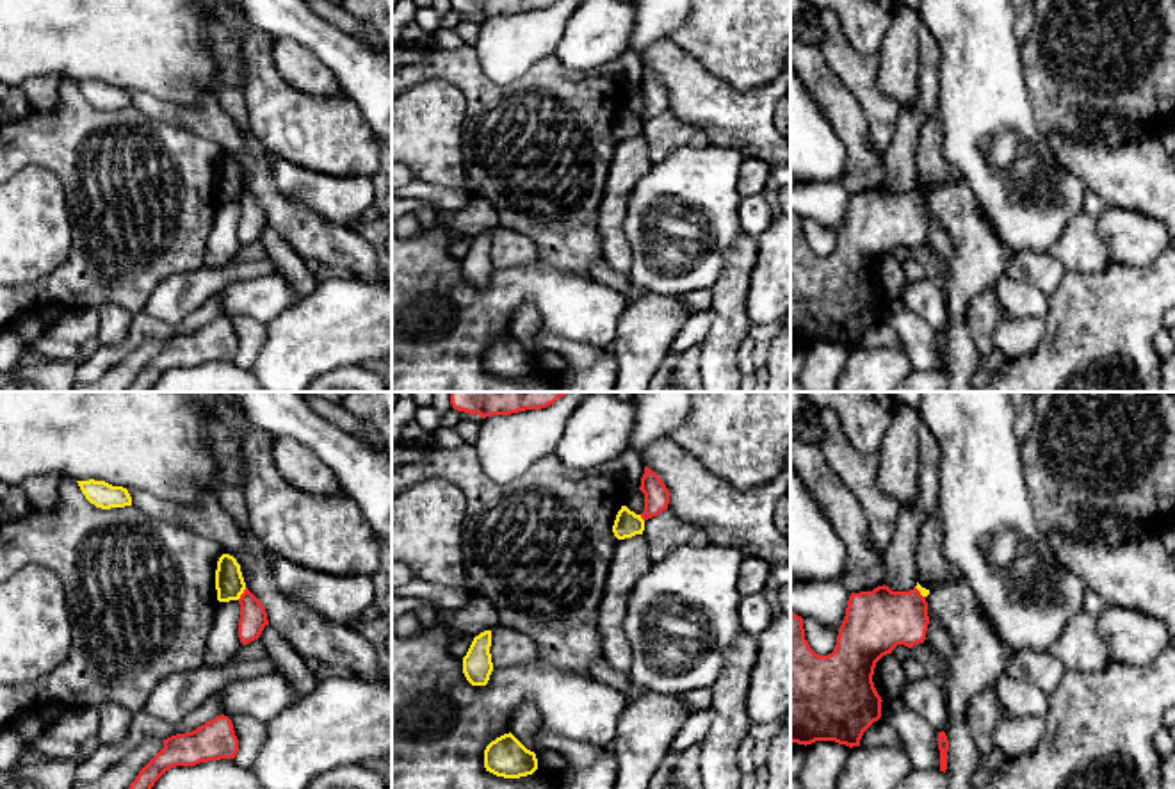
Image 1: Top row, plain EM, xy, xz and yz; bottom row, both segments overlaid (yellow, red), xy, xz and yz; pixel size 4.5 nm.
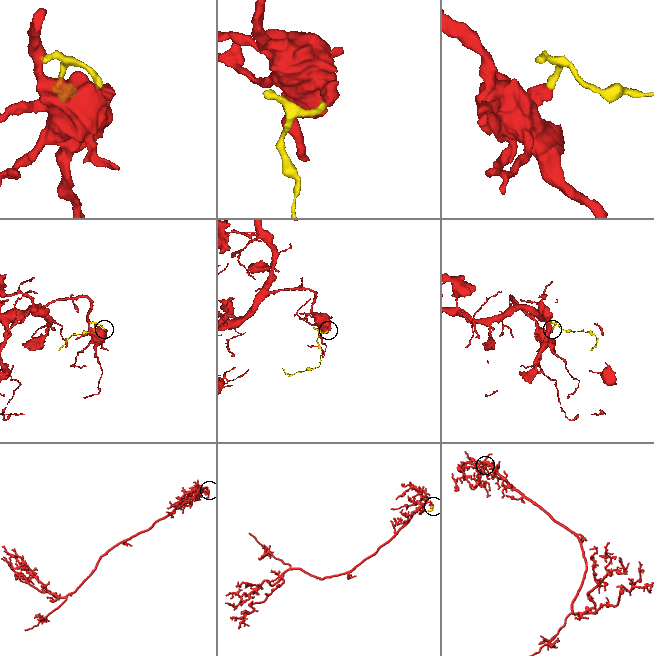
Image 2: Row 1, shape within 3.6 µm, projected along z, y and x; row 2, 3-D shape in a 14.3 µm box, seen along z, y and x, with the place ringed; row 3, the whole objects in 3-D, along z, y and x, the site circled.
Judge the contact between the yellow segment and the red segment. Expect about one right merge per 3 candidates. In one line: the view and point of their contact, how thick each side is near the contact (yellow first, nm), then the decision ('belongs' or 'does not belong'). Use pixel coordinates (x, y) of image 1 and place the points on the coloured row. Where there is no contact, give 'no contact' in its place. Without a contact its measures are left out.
xy (243, 592) | 130/120 nm | does not belong

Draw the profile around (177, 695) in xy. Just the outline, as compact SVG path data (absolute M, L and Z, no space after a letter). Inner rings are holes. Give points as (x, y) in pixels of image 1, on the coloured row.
M263 655L256 661L230 661L224 666L199 666L166 677L151 693L146 711L158 720L178 723L226 684L256 675L276 673L272 661Z

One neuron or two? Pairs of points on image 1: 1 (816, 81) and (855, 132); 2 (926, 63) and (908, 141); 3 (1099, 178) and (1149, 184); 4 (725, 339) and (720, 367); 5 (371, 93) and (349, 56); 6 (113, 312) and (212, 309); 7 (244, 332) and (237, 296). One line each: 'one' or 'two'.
1: one
2: one
3: one
4: one
5: one
6: two
7: two

